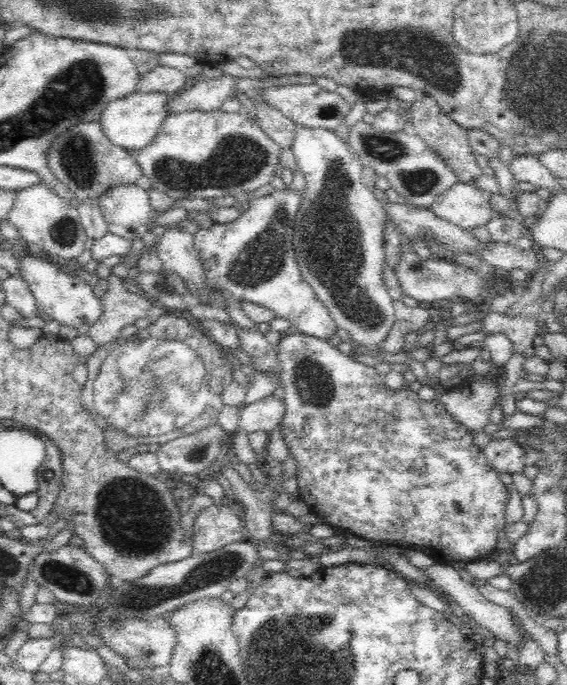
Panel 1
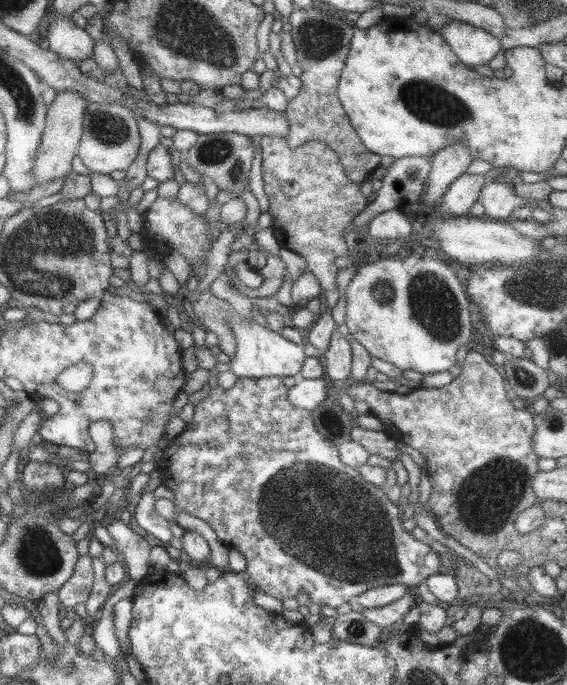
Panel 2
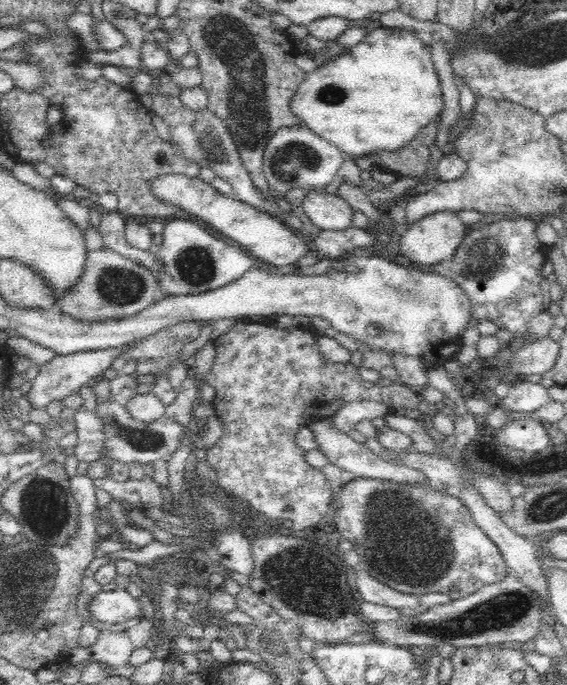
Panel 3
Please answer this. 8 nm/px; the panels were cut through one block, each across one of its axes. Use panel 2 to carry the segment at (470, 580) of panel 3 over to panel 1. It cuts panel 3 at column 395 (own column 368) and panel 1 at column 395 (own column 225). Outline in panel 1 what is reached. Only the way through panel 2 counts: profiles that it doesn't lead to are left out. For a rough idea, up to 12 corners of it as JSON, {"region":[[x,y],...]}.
{"region":[[291,330],[298,499],[448,565],[510,488],[437,399]]}

